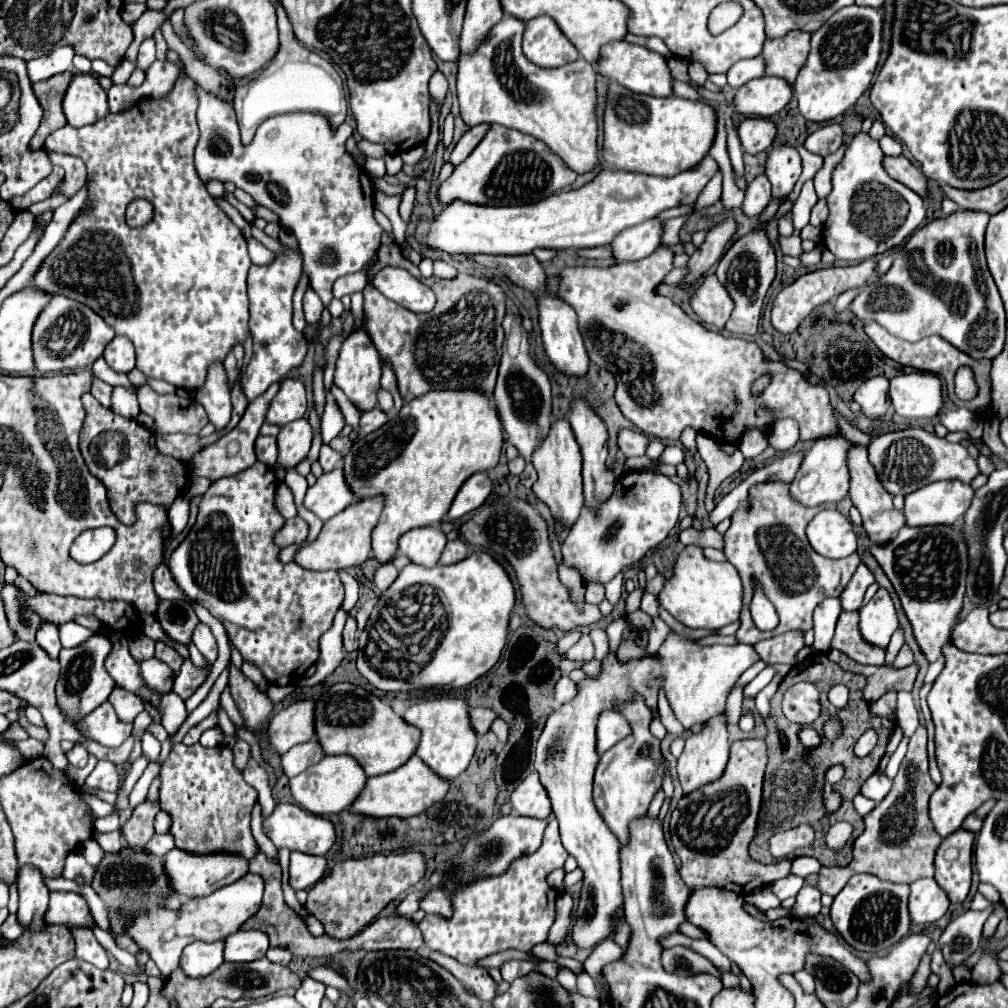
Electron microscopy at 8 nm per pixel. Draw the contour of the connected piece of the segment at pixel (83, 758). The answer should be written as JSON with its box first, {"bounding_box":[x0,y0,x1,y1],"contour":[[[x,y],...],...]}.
{"bounding_box":[66,744,88,768],"contour":[[[76,744],[70,752],[66,752],[66,758],[68,758],[68,762],[70,762],[72,766],[76,766],[76,768],[84,768],[86,762],[88,762],[88,752],[86,752],[84,746]]]}

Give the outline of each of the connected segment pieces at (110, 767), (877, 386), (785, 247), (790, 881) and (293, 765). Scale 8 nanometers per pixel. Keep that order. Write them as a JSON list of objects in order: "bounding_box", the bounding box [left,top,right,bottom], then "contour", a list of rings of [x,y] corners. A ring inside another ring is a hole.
[{"bounding_box":[86,762,118,792],"contour":[[[112,762],[96,764],[92,774],[86,778],[86,786],[90,790],[104,790],[104,792],[118,792],[118,774]]]},{"bounding_box":[854,376,890,420],"contour":[[[884,376],[868,378],[854,394],[854,402],[860,404],[862,412],[870,420],[882,418],[890,408],[890,396],[888,396],[888,380]]]},{"bounding_box":[778,234,802,256],"contour":[[[794,234],[794,236],[780,236],[778,238],[778,244],[782,248],[782,254],[788,254],[788,256],[800,256],[802,254],[802,248],[800,248],[800,238]]]},{"bounding_box":[770,874,804,900],"contour":[[[788,874],[786,878],[772,882],[772,884],[770,884],[770,890],[772,890],[780,900],[786,900],[786,898],[790,898],[790,896],[796,896],[802,886],[804,886],[804,878],[796,876],[796,874]]]},{"bounding_box":[282,740,324,778],"contour":[[[310,740],[308,744],[298,744],[296,748],[290,748],[284,756],[282,756],[282,766],[288,778],[304,772],[308,766],[318,764],[324,758],[324,750],[320,748],[320,744],[316,744],[316,740]]]}]

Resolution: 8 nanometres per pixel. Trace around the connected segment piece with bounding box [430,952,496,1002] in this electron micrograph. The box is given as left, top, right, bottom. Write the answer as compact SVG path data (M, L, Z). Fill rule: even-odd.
M432 952L430 960L436 960L442 968L452 972L464 986L472 988L482 1002L492 1002L494 1000L494 996L496 996L496 982L492 980L492 976L488 974L486 968L460 964L458 960L452 960L450 956L444 956L440 952Z

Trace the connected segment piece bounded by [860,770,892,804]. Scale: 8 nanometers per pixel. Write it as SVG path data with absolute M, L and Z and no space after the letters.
M878 770L876 774L872 774L872 776L864 782L864 786L862 786L860 792L864 792L864 796L872 798L872 800L878 804L880 800L886 798L886 792L890 790L890 784L892 784L892 782L884 776L884 770Z

